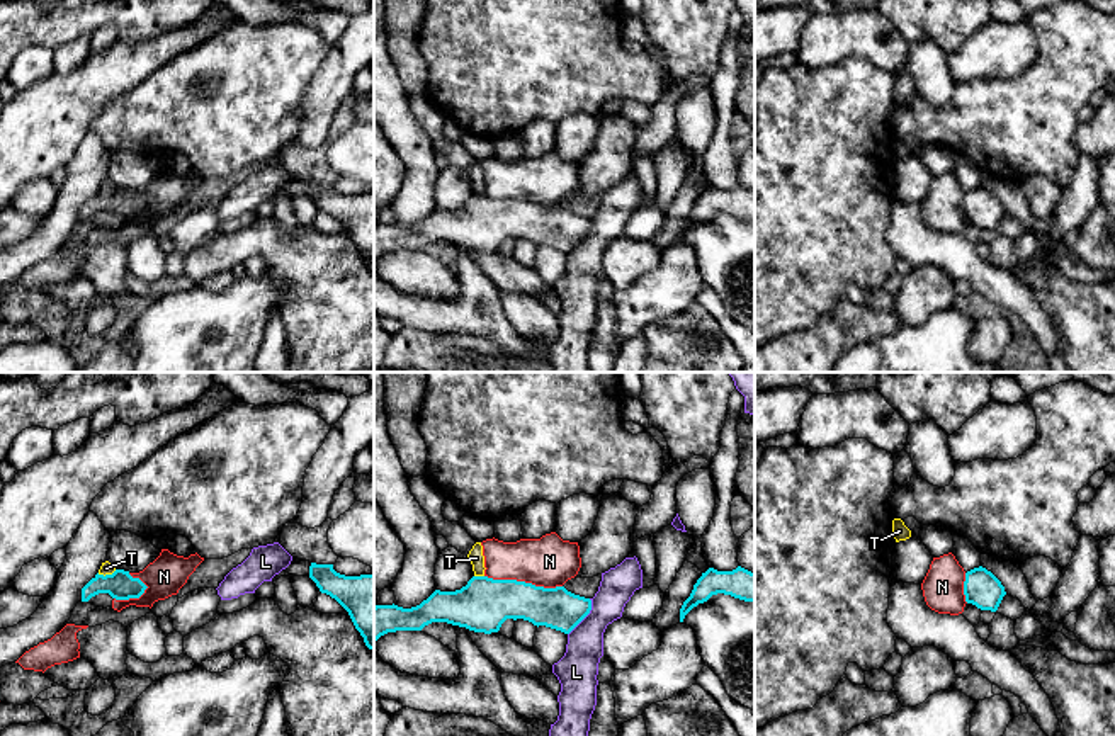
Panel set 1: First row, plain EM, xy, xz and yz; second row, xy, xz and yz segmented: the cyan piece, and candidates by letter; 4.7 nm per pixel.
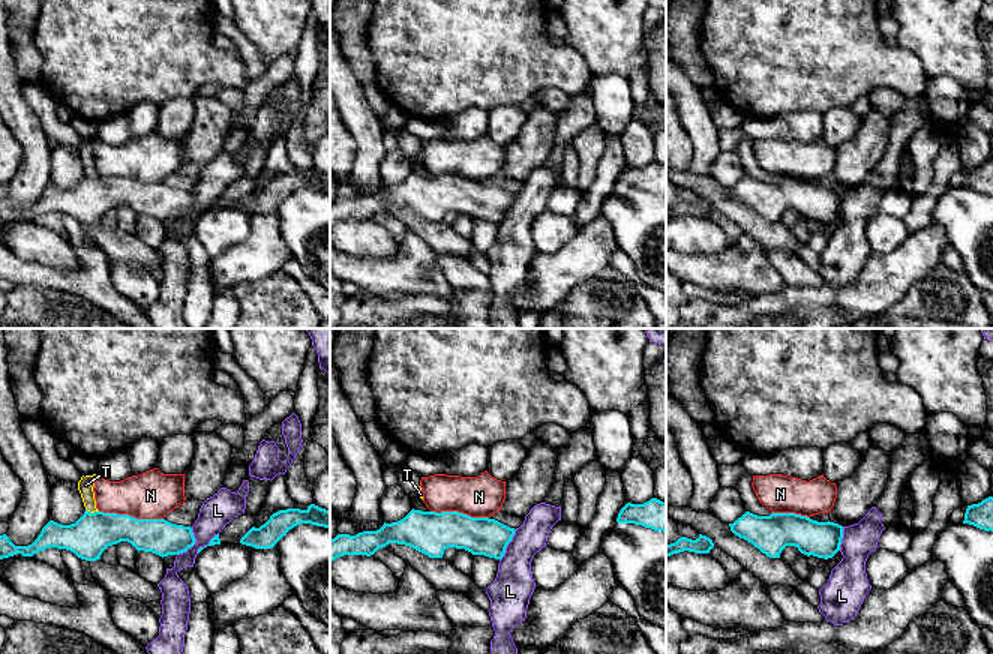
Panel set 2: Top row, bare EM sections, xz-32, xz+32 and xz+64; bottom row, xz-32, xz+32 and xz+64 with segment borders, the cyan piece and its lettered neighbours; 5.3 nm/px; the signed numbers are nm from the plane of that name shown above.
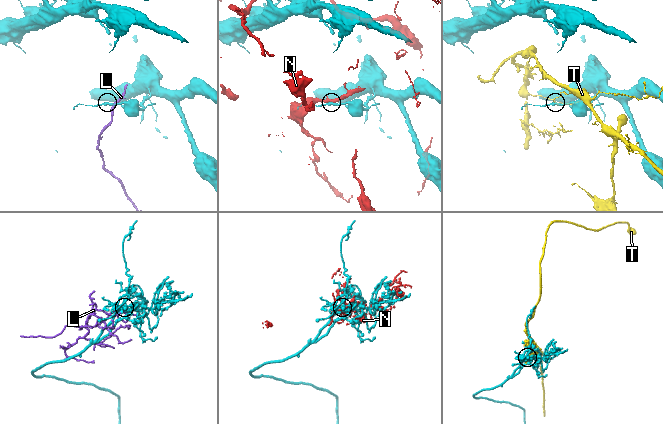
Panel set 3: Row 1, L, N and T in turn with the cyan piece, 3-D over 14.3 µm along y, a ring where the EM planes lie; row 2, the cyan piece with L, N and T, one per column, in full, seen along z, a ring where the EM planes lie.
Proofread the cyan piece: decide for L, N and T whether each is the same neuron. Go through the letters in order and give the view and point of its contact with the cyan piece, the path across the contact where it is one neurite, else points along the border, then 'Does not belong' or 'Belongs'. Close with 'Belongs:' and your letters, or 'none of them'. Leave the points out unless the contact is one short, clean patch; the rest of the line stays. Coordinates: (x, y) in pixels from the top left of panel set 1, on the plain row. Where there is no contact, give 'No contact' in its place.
L: Touches cyan at xz (585, 235). Does not belong
N: Touches cyan at xz (524, 201). Boundary: xz (485, 194), (524, 199), (544, 206), (561, 206). Does not belong
T: Touches cyan at xz (480, 196). Boundary: xz (475, 194), (483, 196). Does not belong
Belongs: none of them

